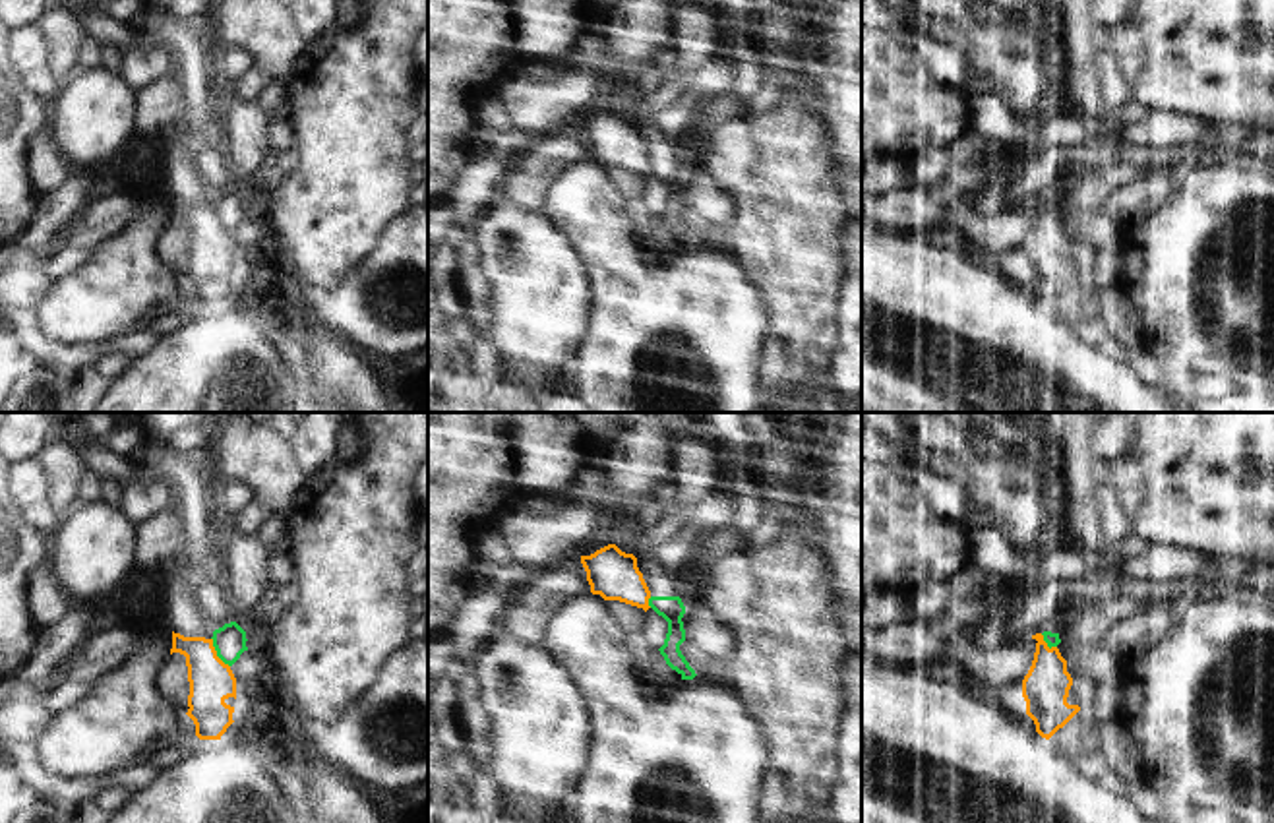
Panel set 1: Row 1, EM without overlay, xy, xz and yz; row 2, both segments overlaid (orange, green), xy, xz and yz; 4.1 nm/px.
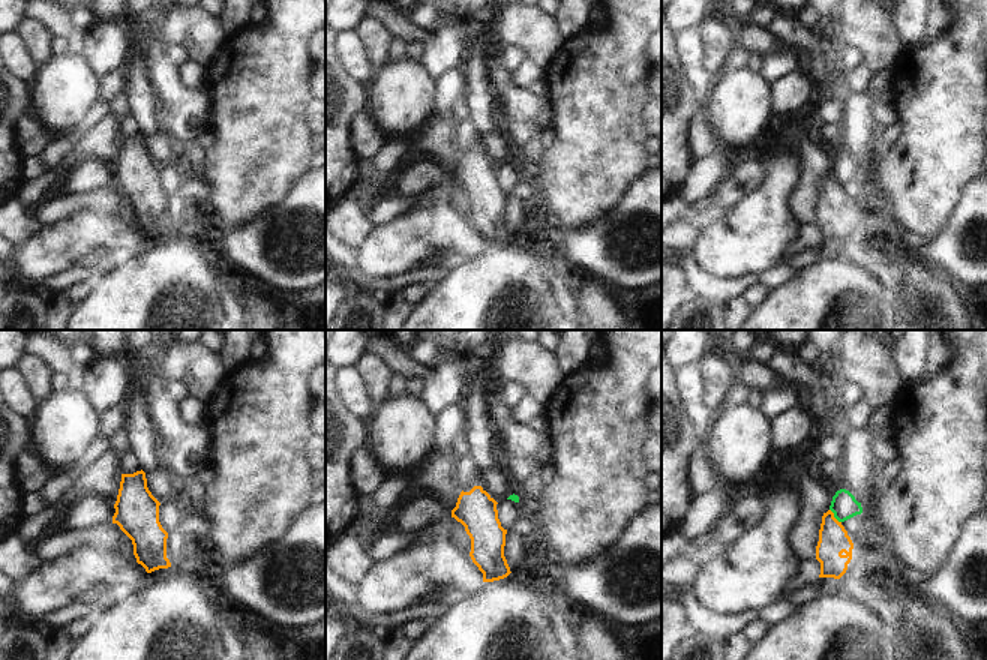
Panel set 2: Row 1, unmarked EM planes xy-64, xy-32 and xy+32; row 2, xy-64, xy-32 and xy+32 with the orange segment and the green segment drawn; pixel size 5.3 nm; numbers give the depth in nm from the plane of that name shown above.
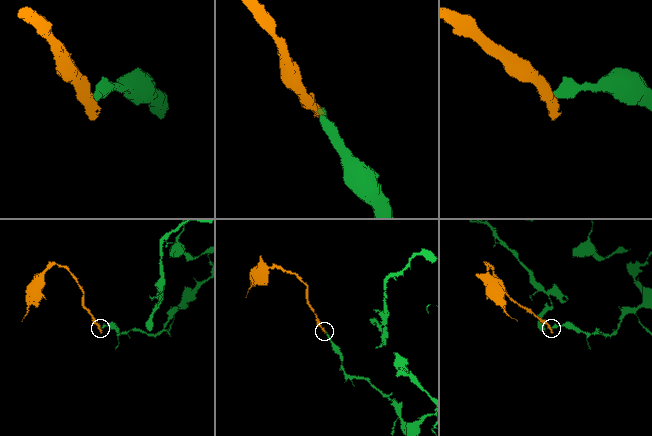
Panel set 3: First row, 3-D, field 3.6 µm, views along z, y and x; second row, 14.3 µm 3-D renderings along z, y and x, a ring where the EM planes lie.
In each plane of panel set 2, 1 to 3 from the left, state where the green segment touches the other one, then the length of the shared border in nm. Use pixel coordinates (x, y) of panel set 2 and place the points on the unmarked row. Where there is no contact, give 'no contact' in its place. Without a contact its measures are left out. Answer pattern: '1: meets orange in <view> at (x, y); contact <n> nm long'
1: no contact
2: no contact
3: meets orange in xy+32 at (833, 180); contact 100 nm long

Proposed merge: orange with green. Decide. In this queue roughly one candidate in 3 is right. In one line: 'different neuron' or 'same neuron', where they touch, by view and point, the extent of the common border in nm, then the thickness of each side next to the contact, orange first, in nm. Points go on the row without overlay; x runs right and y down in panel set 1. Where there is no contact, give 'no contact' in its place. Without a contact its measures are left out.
different neuron | xy (215, 219) | 150 nm | 180/140 nm

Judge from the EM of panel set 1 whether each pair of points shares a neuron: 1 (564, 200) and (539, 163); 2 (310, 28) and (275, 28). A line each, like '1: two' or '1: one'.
1: two
2: two

